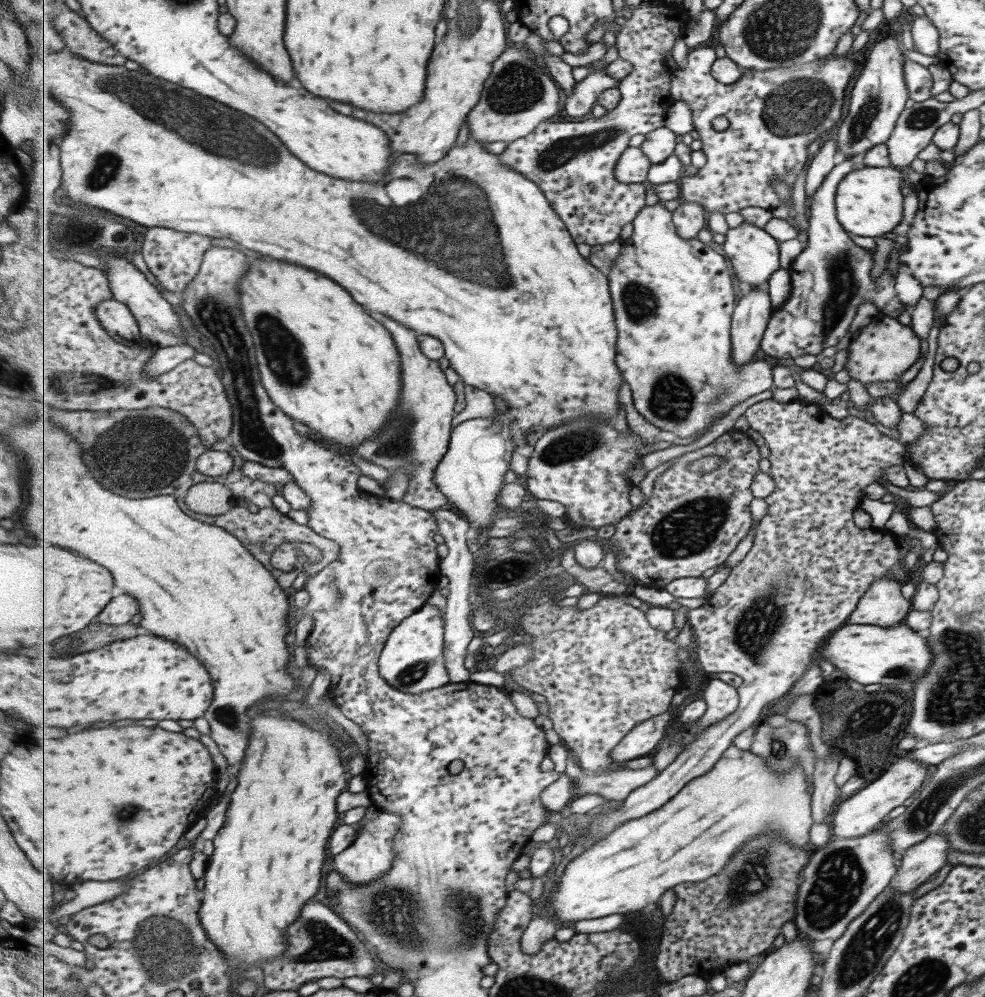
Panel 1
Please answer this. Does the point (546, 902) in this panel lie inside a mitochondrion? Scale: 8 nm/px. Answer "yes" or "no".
no

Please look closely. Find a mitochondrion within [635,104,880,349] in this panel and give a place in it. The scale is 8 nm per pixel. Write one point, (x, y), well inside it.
(843, 281)

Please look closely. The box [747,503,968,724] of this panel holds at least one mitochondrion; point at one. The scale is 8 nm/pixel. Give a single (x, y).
(902, 672)

